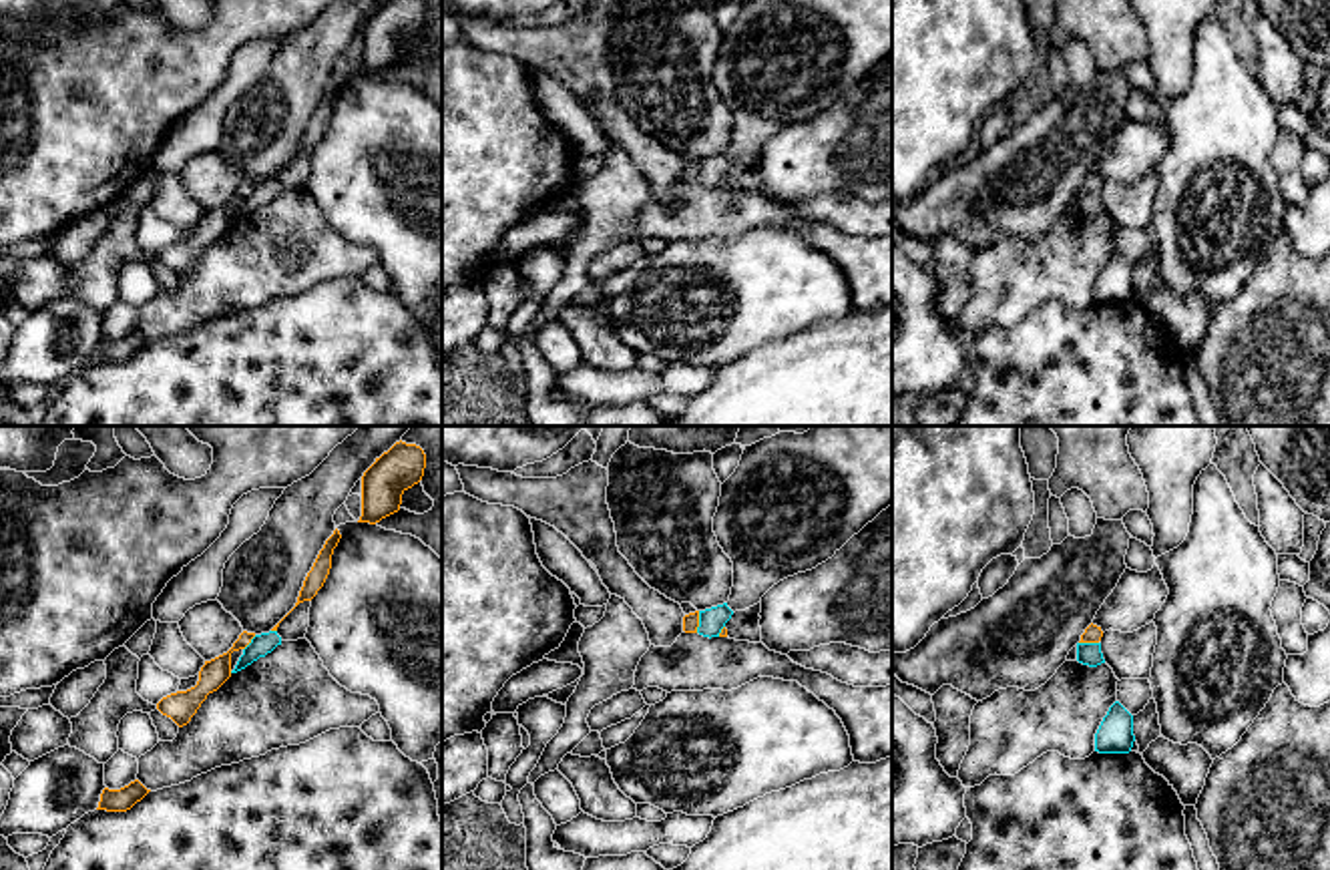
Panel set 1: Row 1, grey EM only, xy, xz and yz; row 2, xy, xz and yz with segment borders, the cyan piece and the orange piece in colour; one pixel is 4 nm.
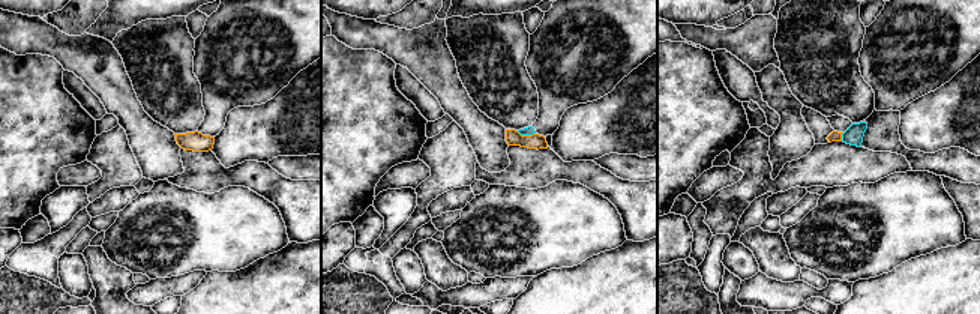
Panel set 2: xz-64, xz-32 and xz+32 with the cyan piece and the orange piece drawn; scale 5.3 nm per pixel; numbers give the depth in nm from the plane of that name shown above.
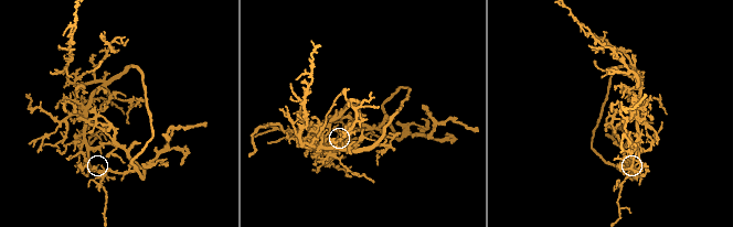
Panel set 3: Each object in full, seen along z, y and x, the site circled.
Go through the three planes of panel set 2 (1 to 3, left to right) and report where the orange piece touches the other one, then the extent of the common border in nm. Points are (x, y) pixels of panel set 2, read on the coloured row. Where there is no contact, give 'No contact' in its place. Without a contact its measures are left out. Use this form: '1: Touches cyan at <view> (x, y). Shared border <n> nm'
1: No contact
2: Touches cyan at xz-32 (526, 134). Shared border 110 nm
3: Touches cyan at xz+32 (842, 137). Shared border 50 nm

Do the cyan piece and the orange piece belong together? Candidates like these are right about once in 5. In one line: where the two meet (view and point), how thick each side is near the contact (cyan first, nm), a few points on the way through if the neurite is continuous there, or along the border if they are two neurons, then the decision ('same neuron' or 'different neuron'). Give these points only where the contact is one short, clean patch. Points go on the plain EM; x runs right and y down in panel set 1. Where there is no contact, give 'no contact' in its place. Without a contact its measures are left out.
contact xz (700, 171); calibres 100 and 60 nm; border xz (700, 161), (696, 181); different neuron

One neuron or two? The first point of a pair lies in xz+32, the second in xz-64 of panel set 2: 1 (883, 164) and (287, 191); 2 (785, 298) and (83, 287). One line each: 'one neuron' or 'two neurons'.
1: one neuron
2: two neurons

